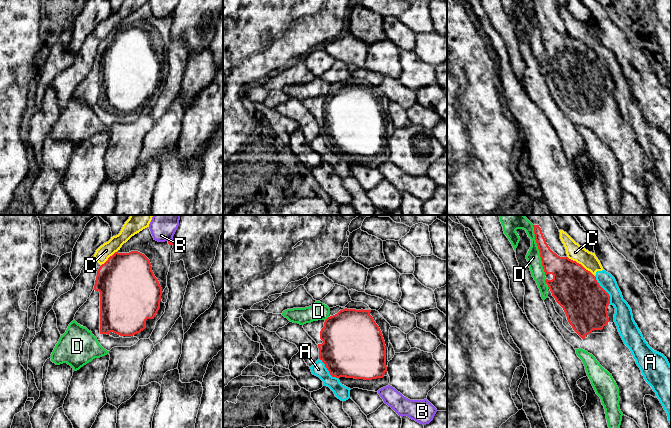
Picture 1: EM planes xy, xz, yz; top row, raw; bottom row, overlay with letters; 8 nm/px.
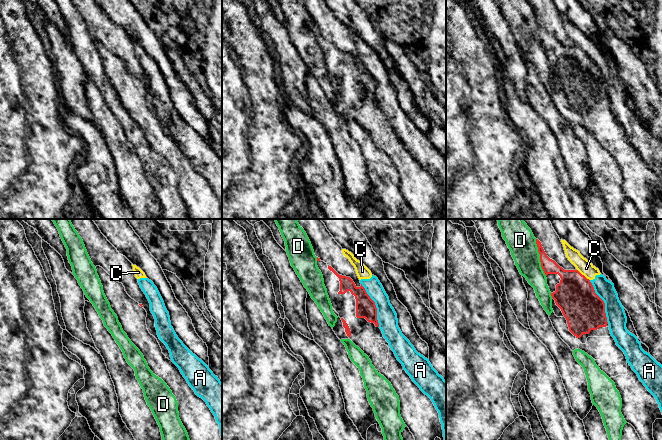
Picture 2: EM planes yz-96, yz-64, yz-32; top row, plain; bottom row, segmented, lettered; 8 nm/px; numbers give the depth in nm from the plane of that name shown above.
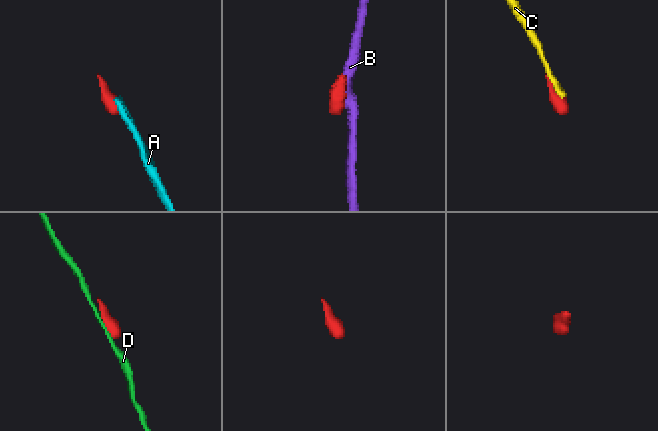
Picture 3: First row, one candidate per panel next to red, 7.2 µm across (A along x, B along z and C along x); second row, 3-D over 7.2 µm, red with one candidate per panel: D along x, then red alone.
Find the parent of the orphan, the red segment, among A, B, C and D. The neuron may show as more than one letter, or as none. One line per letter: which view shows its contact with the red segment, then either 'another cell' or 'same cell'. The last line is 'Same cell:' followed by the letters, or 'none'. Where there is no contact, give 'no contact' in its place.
A: yz | another cell
B: xy | another cell
C: yz | another cell
D: yz | another cell
Same cell: none

